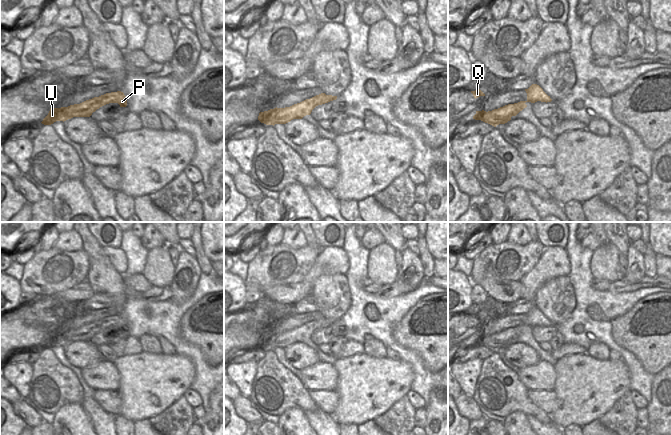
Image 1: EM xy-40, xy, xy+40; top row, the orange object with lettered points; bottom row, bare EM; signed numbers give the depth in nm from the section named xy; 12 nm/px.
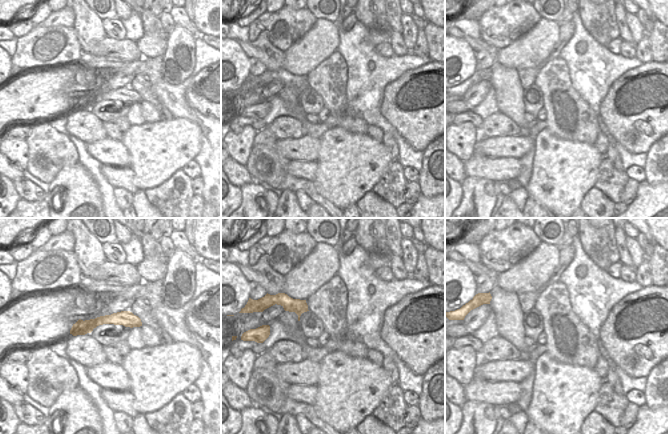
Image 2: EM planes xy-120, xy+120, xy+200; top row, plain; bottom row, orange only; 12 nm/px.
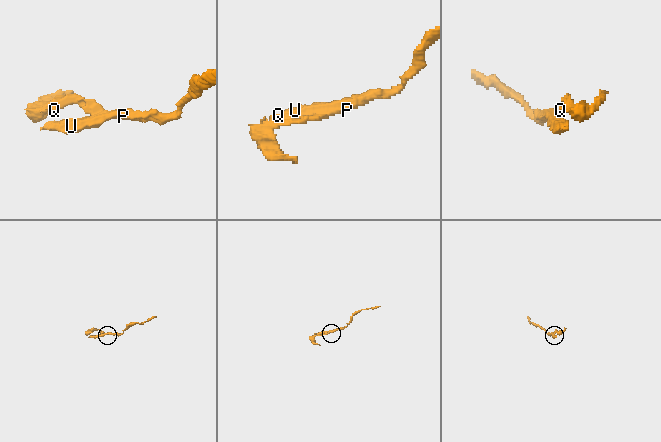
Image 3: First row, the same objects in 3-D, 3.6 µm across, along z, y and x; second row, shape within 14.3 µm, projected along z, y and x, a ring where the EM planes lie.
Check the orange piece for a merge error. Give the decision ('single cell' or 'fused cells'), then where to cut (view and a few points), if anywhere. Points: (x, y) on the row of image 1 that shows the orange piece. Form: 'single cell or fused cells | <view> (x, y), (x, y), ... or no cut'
fused cells | xy (316, 96), (314, 97)

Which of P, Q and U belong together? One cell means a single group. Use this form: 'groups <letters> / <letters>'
groups P U / Q

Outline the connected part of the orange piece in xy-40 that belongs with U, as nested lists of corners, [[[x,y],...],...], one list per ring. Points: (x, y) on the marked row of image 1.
[[[117,91],[94,97],[80,104],[61,108],[50,108],[48,115],[41,123],[51,125],[56,121],[64,122],[73,117],[90,117],[97,109],[109,103],[118,103],[120,107],[126,107],[127,97],[123,92]]]

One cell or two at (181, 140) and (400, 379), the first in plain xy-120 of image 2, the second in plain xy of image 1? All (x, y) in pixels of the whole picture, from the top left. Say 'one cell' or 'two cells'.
one cell

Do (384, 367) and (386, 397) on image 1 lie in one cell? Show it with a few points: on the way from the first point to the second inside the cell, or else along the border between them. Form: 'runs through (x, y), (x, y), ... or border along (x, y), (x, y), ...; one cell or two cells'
runs through (384, 374), (384, 390); one cell

